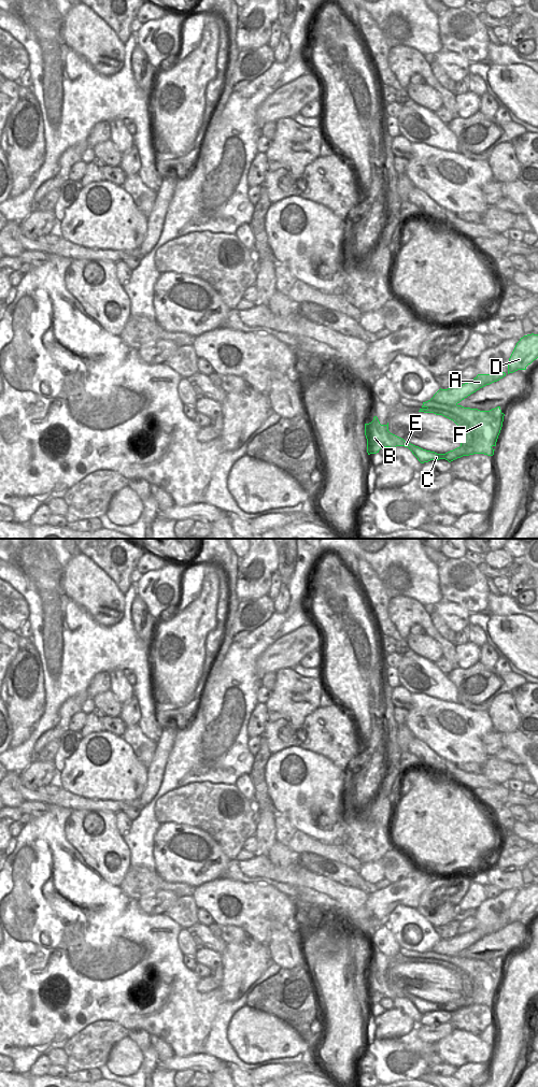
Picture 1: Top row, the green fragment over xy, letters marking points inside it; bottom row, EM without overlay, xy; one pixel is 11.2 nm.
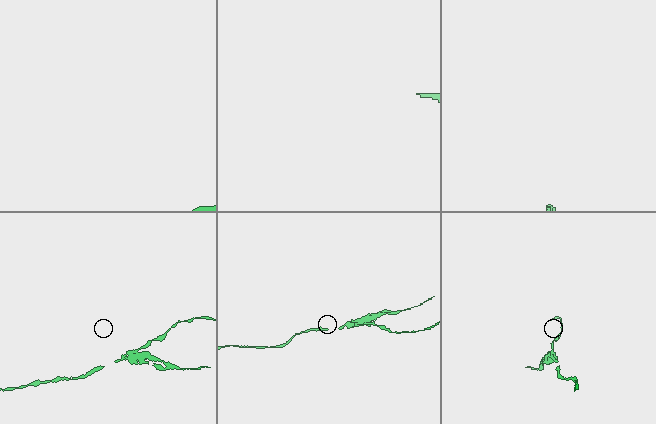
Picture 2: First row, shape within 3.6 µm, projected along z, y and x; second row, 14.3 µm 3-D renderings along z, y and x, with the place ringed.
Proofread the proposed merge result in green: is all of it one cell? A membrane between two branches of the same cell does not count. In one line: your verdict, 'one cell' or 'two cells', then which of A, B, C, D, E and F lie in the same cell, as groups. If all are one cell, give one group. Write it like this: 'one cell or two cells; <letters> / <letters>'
two cells; A B D / C E F

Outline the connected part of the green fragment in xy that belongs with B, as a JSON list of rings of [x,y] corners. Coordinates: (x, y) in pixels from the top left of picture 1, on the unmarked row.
[[[377,967],[373,968],[371,973],[365,974],[365,986],[368,1005],[377,1004],[383,998],[397,997],[396,992],[391,988],[388,973],[381,975]]]

